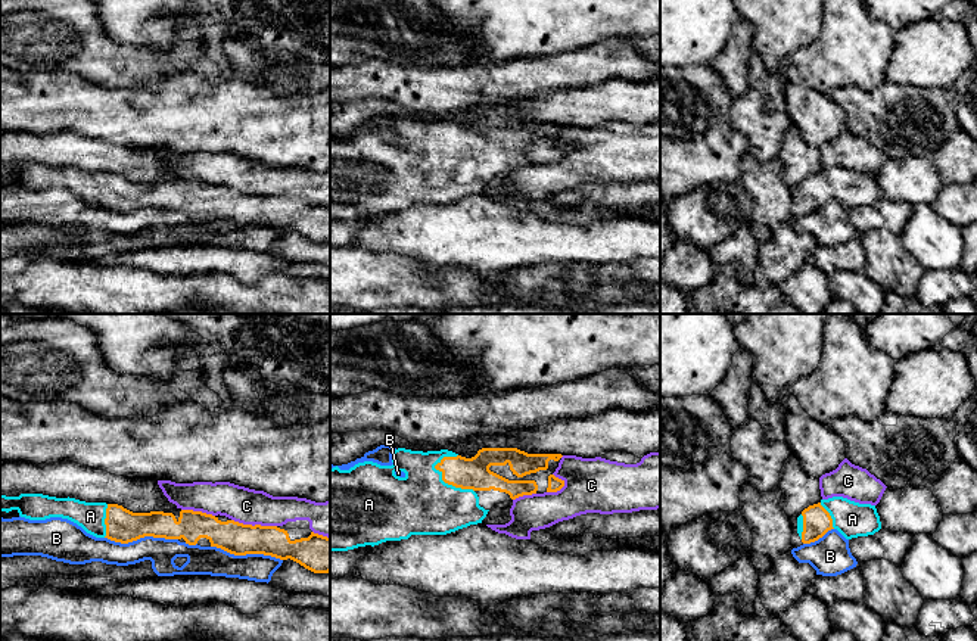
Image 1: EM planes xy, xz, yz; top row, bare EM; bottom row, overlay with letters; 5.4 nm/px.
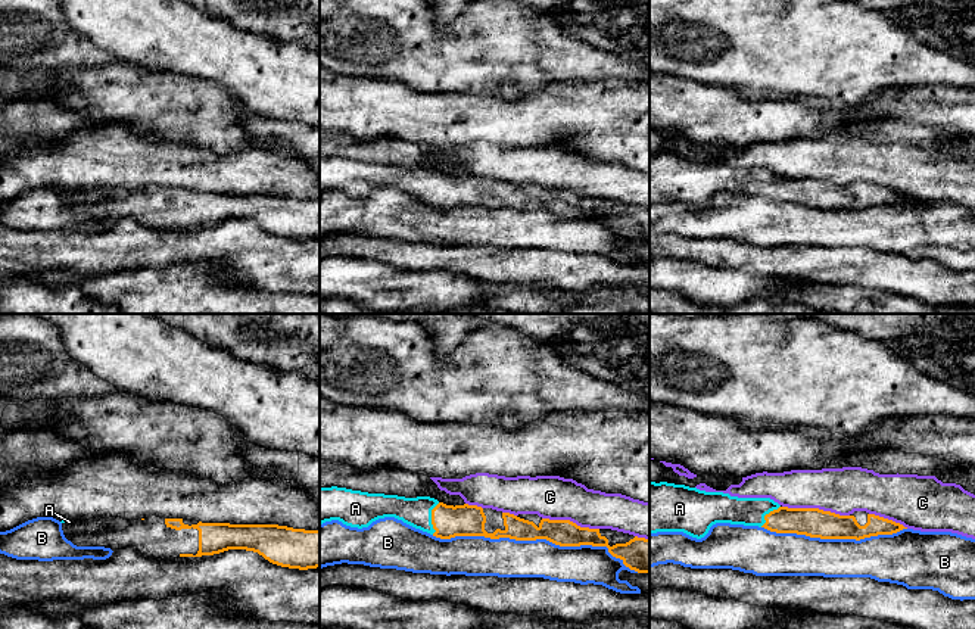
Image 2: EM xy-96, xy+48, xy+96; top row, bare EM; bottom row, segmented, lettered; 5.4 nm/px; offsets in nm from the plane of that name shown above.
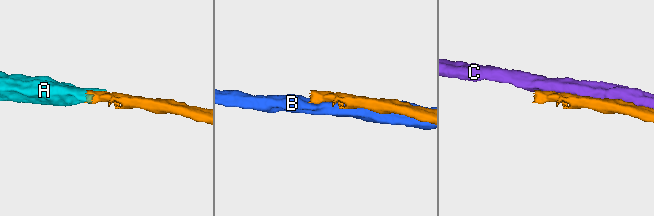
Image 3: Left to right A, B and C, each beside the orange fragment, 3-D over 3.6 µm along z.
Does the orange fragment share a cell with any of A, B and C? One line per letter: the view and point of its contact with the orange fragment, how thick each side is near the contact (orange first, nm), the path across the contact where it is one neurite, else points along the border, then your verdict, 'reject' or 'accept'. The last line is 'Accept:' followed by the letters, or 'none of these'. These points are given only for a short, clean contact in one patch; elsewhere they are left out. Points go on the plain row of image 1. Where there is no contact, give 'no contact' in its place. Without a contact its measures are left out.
A: xz (451, 153) | 180/340 nm | across xz (473, 143), (459, 146), (451, 153), (422, 173) | accept
B: xy (142, 207) | 180/150 nm | reject
C: xy (255, 195) | 180/190 nm | reject
Accept: A

